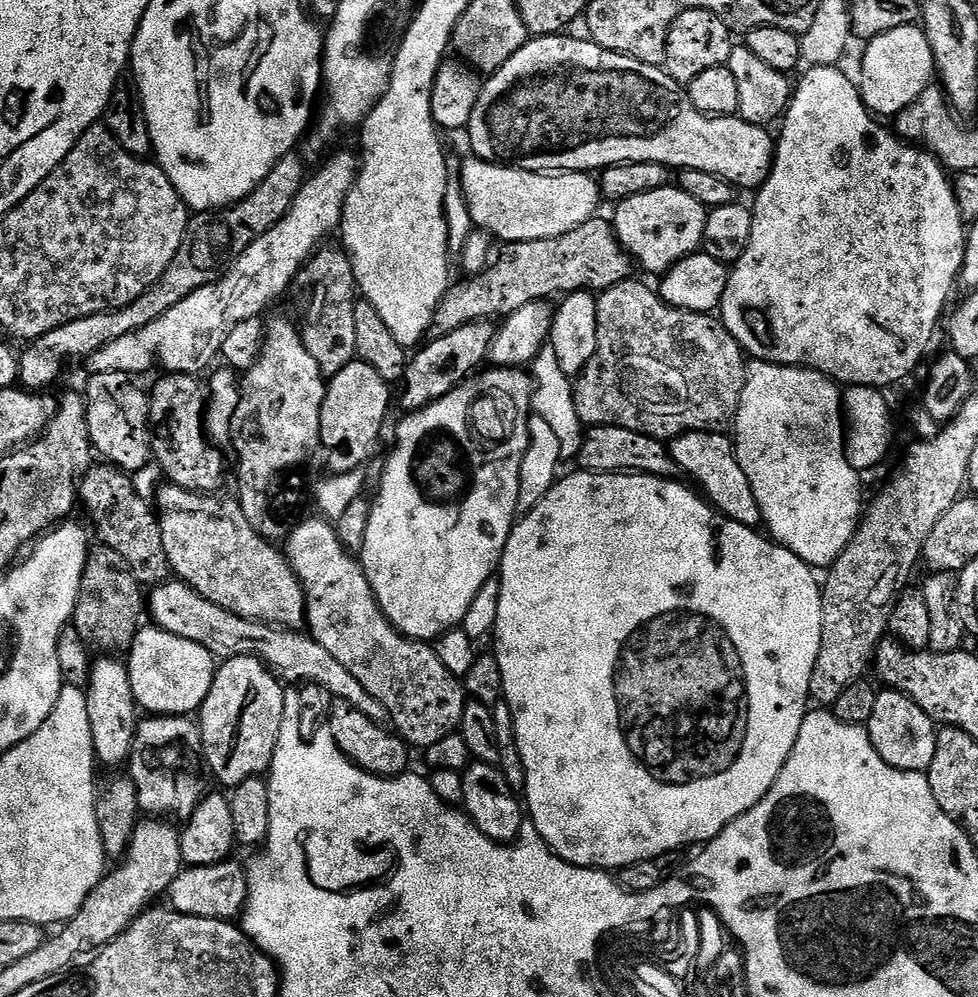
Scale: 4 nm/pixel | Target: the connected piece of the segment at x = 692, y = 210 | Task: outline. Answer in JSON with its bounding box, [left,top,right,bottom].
[610,186,709,274]

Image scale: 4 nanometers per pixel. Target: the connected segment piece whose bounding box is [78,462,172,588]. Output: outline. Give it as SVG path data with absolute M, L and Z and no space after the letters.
M106 462L99 464L92 465L84 473L81 477L78 490L78 498L81 505L83 506L84 504L91 520L95 524L92 528L95 537L96 534L98 536L96 537L97 541L121 555L136 580L143 587L153 588L158 584L164 583L164 581L171 577L172 571L169 566L165 547L162 546L162 536L157 513L153 510L151 503L138 494L134 486L133 477L129 473L124 473L119 468L115 468Z

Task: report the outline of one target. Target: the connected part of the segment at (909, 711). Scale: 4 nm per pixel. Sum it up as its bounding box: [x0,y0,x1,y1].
[867,689,937,773]

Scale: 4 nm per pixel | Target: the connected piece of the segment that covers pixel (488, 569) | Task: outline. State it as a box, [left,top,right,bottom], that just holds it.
[362,366,534,642]

